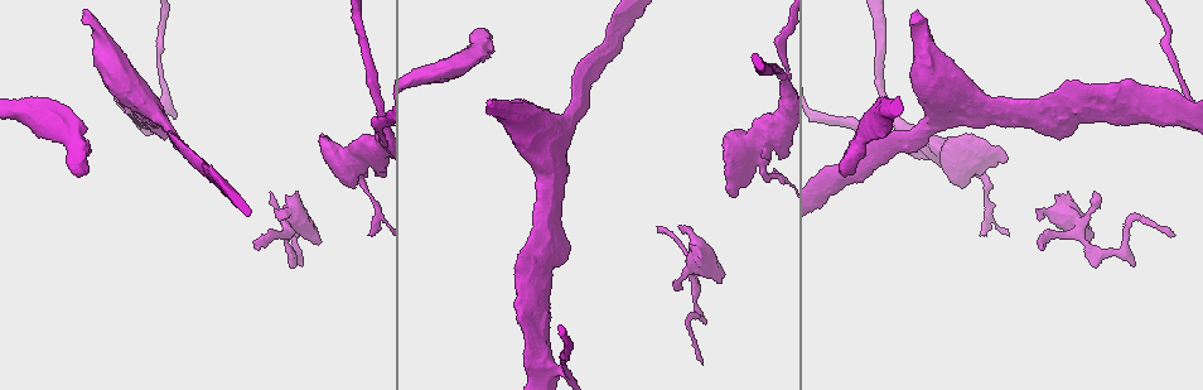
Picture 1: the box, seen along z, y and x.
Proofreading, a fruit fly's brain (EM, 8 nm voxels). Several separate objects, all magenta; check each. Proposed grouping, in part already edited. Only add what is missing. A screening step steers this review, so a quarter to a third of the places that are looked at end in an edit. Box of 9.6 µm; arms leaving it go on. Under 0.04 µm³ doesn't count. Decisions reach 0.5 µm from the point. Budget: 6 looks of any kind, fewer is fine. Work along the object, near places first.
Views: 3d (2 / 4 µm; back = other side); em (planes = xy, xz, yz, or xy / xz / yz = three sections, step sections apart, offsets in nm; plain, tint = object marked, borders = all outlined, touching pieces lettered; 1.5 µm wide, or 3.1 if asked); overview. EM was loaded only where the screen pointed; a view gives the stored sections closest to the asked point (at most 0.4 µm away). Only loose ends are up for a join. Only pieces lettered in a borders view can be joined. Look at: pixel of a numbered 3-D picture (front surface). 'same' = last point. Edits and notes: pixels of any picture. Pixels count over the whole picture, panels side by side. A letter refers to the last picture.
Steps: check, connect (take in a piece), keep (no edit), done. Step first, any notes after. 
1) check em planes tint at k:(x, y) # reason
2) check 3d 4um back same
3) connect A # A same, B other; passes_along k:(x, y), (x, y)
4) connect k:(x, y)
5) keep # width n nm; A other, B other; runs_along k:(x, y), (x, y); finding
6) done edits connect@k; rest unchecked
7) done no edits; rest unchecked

check em planes borders at 1:(487, 108) # thick end

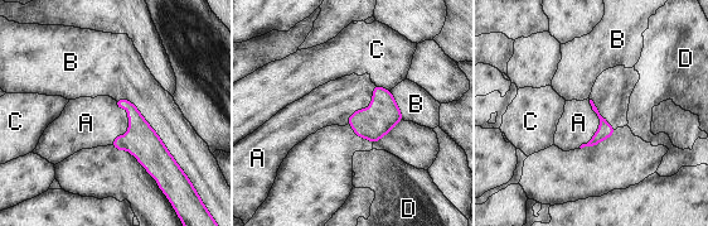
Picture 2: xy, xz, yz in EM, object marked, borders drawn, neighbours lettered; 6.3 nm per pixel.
connect A # longest_contact B 600 nm; A same, B other, C other, D other; it goes on there

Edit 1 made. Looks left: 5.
check 3d 4um at 1:(841, 169) # branch stops here

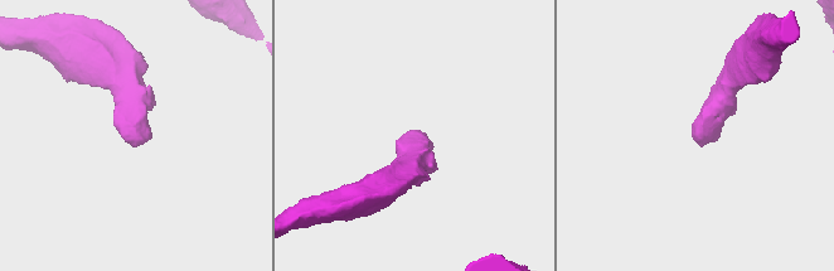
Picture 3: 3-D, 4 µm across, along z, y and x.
check em planes borders at 3:(696, 138)

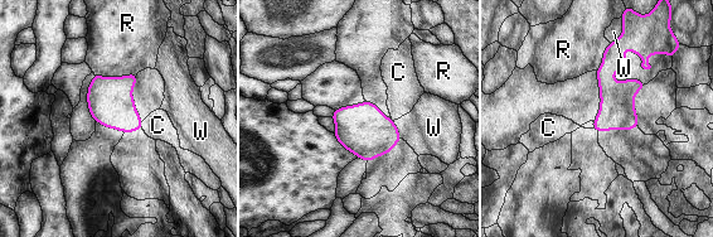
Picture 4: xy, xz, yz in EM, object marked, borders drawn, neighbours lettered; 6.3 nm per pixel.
connect C # longest_contact R 280 nm; C same, R other, W other; passes_along 4:(110, 102), (141, 125), (158, 125); the neuron continues

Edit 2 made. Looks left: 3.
check em xy step 8 tint at 1:(772, 172) # free end

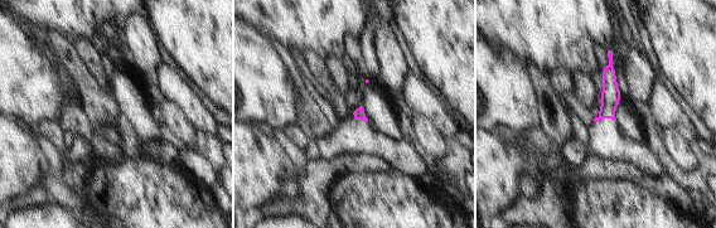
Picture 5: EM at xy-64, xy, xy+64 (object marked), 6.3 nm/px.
check em xz step 4 borders same # cut it another way

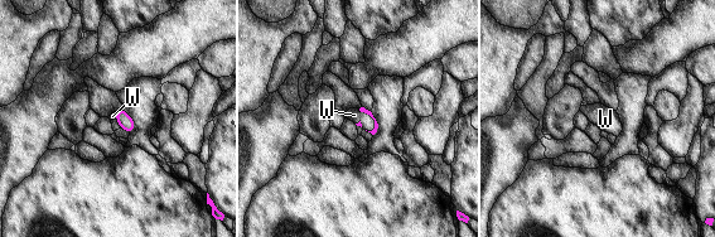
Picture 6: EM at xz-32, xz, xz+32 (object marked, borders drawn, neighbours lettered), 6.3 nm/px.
connect W # W same; the neuron continues

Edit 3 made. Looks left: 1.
done edits connect@2, connect@4, connect@6; rest unchecked

